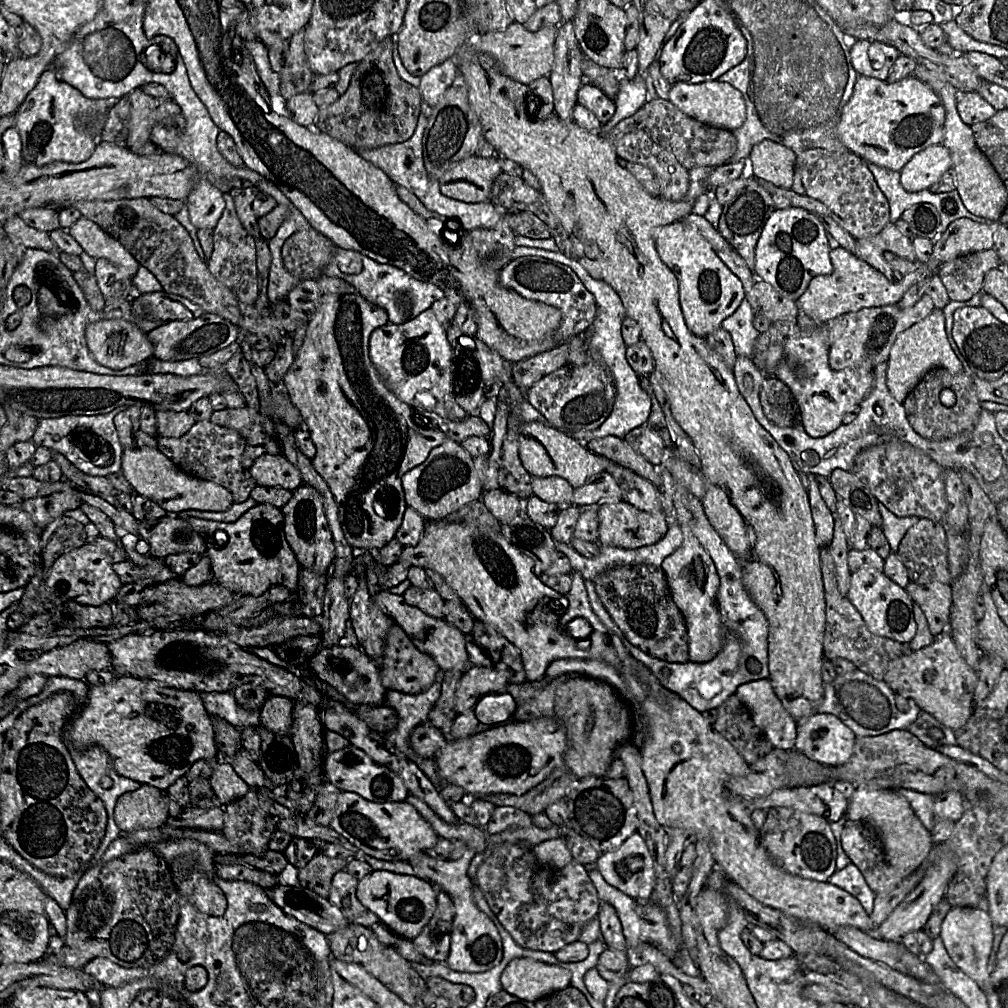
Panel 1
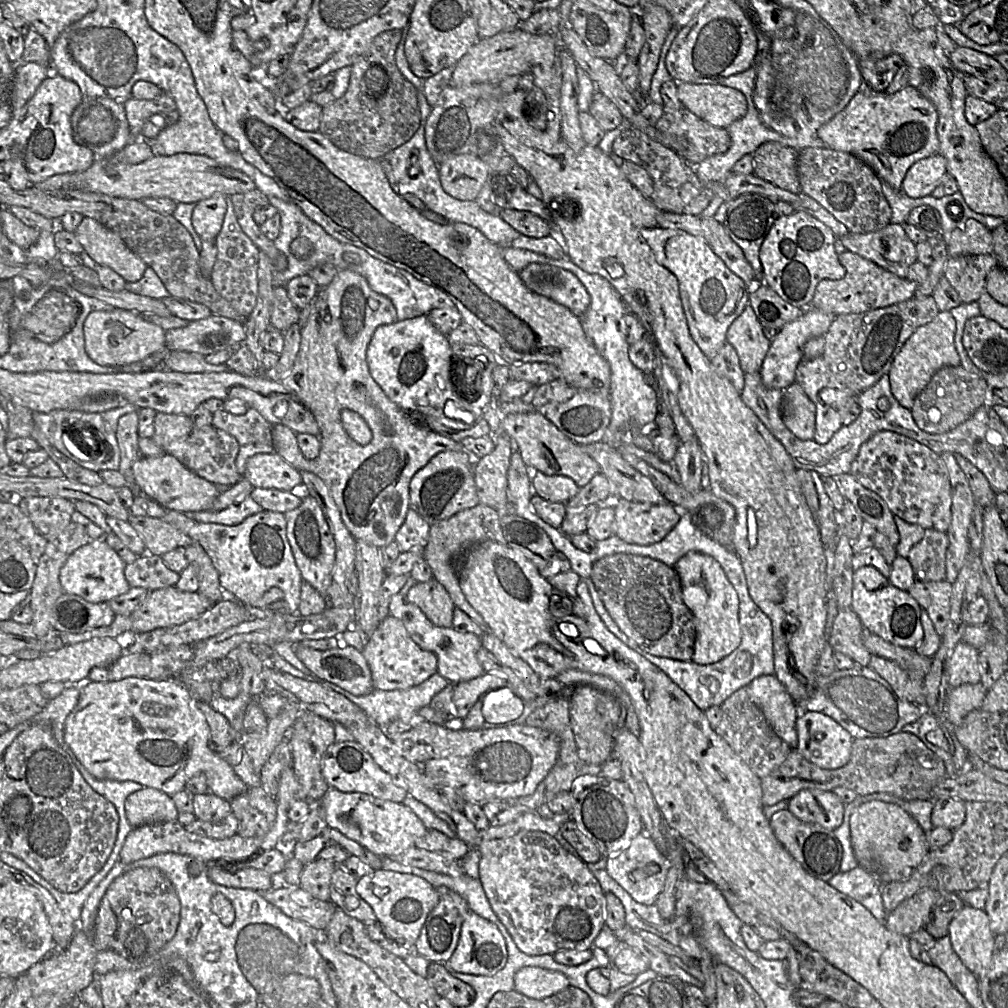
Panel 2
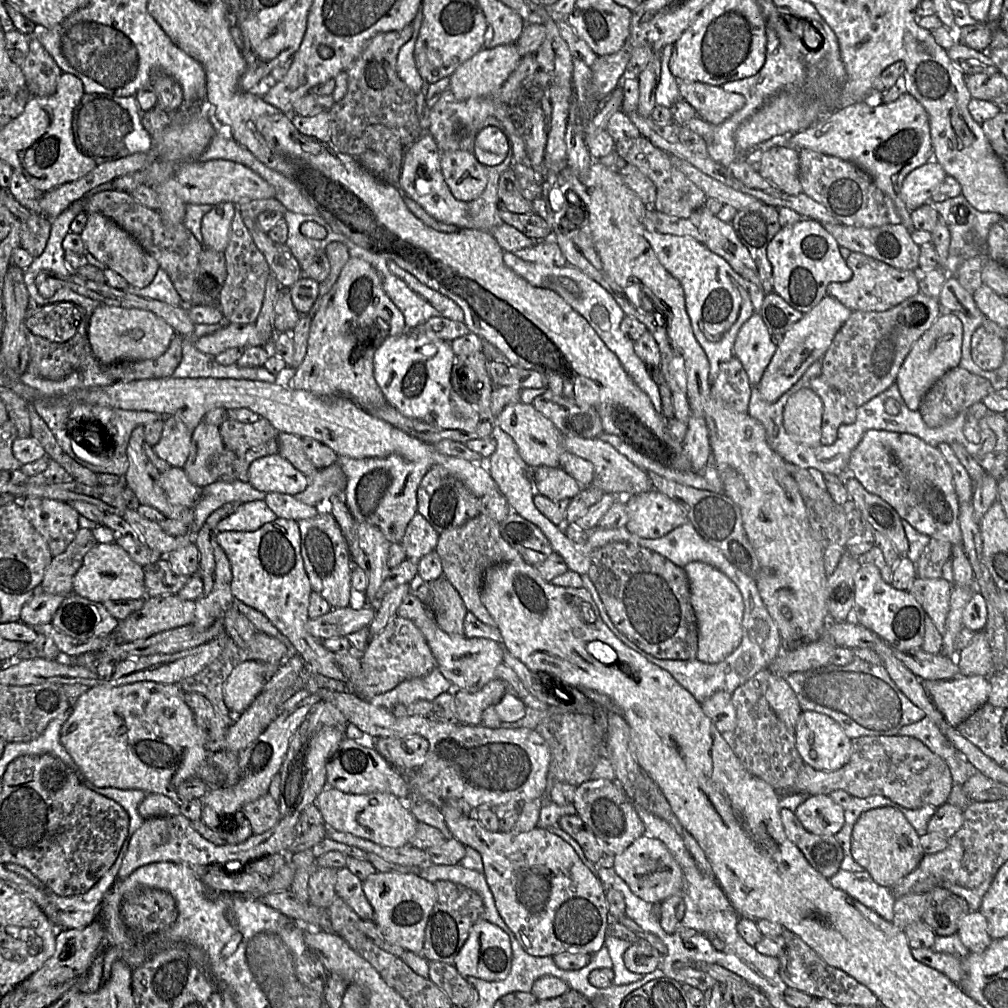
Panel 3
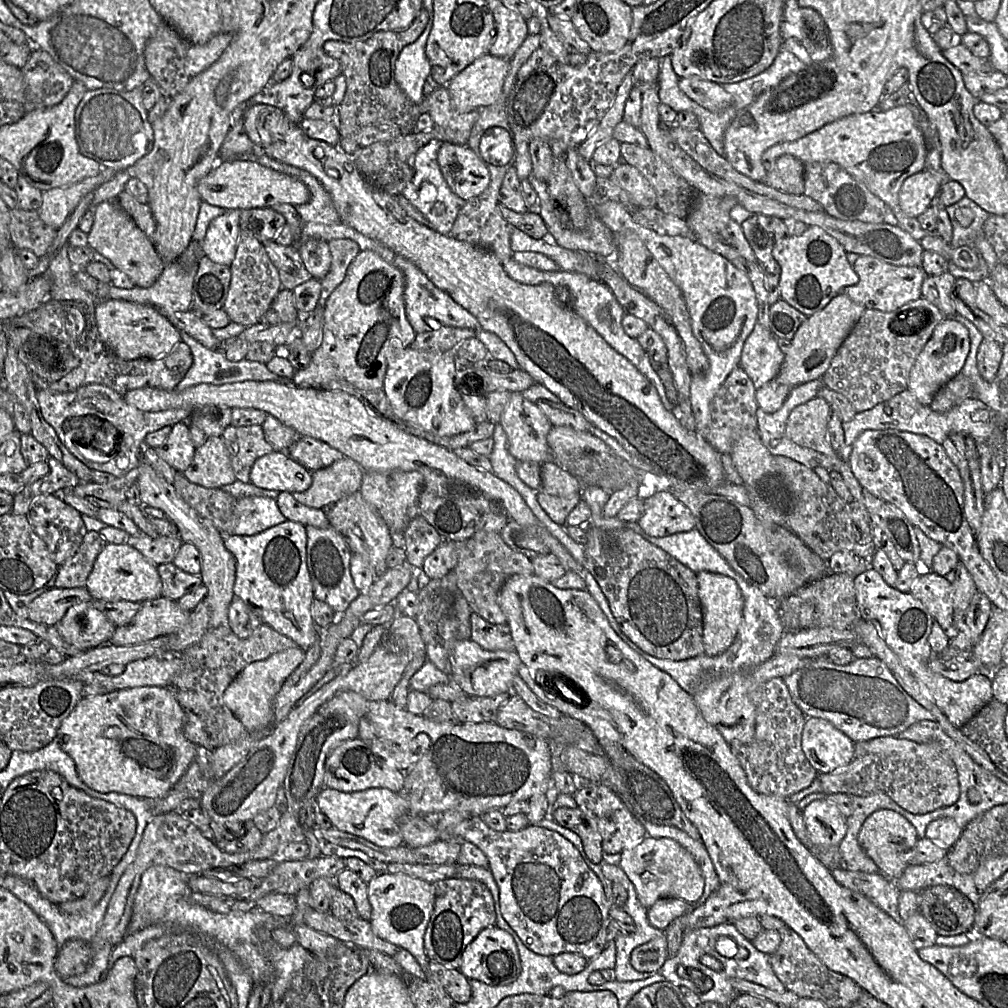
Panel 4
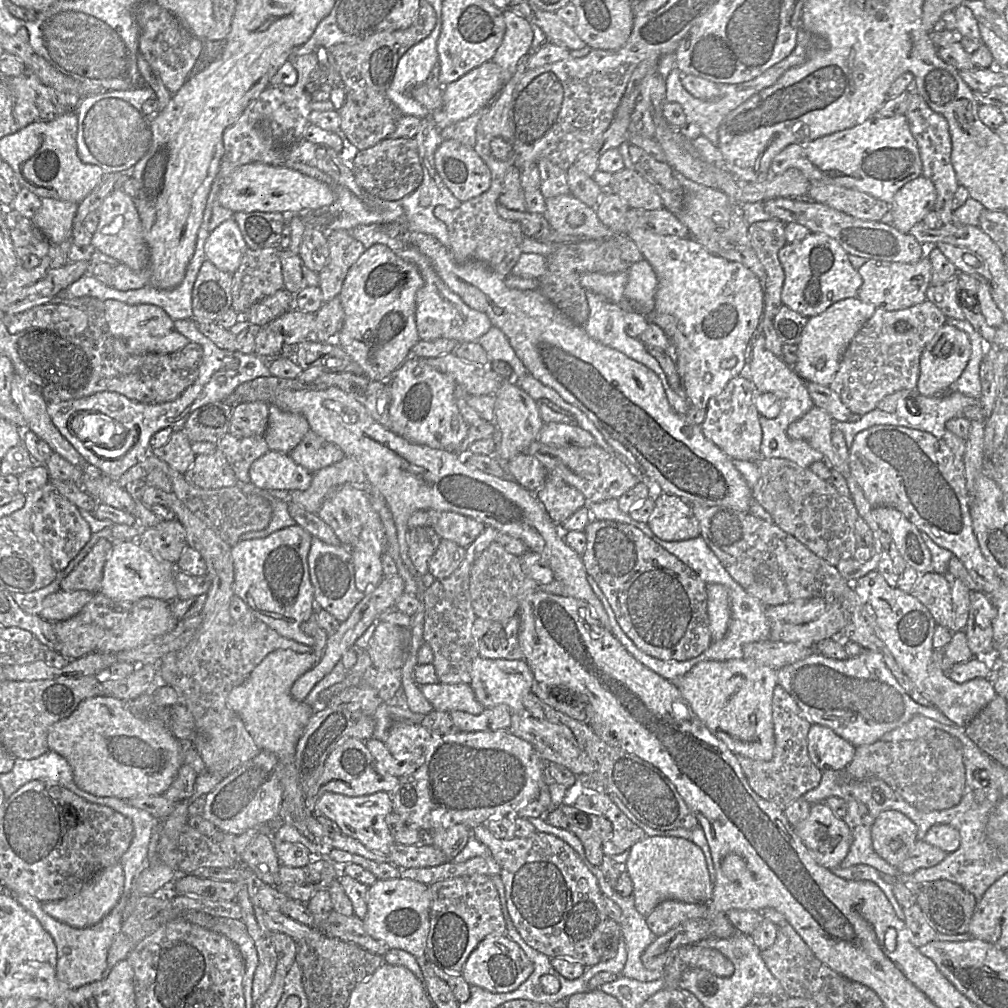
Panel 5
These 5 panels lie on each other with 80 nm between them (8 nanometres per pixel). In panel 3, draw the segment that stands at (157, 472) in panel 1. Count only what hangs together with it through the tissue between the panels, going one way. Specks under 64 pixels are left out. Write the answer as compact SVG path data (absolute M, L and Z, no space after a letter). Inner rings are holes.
M170 467L160 474L160 484L168 499L176 505L193 508L202 495L202 488L189 481L183 468Z

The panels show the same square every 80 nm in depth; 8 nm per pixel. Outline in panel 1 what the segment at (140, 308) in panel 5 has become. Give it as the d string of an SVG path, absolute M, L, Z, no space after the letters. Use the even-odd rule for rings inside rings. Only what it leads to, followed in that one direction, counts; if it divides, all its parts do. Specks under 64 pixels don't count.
M108 319L88 323L85 329L85 340L94 359L99 364L113 370L140 365L153 357L153 345L146 333L124 319Z

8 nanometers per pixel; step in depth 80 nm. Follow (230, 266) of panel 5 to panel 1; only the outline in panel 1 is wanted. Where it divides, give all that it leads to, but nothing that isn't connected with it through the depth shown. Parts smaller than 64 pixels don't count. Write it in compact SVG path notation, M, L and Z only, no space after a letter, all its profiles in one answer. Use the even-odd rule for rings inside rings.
M203 176L198 180L185 203L190 221L196 229L213 230L225 208L223 193Z

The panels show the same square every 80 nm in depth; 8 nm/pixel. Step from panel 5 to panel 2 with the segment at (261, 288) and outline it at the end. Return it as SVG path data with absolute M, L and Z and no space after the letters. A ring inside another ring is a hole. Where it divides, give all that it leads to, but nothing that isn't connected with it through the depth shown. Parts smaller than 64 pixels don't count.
M225 196L227 211L222 228L215 238L217 258L211 273L216 291L226 299L239 315L247 319L255 308L258 294L257 270L260 250L242 230L230 196Z

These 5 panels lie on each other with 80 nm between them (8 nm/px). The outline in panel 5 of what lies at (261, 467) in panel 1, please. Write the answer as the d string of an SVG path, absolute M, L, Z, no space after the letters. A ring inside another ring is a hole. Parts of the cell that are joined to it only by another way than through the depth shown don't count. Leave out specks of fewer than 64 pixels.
M268 451L249 468L250 482L260 489L306 490L313 473L297 464L289 454Z

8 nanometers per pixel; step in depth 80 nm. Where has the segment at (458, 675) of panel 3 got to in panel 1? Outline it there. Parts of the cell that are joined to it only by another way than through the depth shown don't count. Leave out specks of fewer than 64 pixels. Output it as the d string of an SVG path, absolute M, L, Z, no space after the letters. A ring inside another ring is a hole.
M379 589L375 595L377 604L394 623L399 625L415 647L431 656L442 672L450 670L465 671L469 666L469 658L465 647L465 634L444 619L430 617L414 606L410 606L402 595L398 596L388 590Z

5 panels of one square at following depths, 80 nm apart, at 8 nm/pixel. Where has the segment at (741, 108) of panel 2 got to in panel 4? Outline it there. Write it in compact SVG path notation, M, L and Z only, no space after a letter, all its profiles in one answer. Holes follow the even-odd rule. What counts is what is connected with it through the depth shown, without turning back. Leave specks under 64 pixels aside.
M698 77L680 78L679 87L691 100L713 113L725 110L733 102L733 96L721 84Z

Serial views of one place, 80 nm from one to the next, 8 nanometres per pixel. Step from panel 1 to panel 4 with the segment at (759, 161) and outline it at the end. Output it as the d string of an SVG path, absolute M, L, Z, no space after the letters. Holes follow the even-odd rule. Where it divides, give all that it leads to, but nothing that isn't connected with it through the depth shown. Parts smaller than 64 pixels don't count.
M782 155L767 171L763 183L787 194L802 195L804 193L804 164L792 155Z

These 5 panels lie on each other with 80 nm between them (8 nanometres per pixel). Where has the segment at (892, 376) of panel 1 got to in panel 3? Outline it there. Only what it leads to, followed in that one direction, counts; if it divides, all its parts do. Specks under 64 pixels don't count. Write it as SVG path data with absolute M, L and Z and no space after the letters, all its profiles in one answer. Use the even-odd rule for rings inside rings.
M944 311L933 325L914 343L896 377L900 394L910 410L918 410L921 400L932 385L948 370L959 366L963 325L950 311Z

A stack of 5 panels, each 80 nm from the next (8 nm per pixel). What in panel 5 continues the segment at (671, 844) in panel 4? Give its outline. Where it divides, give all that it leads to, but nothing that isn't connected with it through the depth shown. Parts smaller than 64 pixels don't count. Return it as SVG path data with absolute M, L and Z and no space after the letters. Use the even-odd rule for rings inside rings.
M645 837L629 850L625 862L633 885L636 910L645 918L665 900L677 900L689 904L708 903L714 884L702 850L694 843L677 837Z

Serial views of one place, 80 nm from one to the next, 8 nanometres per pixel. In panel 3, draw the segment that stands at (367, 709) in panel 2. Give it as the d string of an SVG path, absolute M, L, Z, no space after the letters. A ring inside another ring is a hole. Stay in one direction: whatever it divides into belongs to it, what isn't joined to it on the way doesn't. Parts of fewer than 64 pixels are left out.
M435 667L424 676L405 680L394 689L367 700L373 705L392 711L397 704L403 704L408 707L417 700L432 702L441 693L454 693L454 690L452 683Z

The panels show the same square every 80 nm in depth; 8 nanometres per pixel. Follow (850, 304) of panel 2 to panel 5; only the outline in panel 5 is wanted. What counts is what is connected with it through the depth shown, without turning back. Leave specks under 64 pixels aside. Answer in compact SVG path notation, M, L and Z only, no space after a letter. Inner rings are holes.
M922 257L915 263L867 259L857 271L863 279L857 298L876 308L886 311L904 310L927 300L926 291L931 285L931 262L928 257Z

